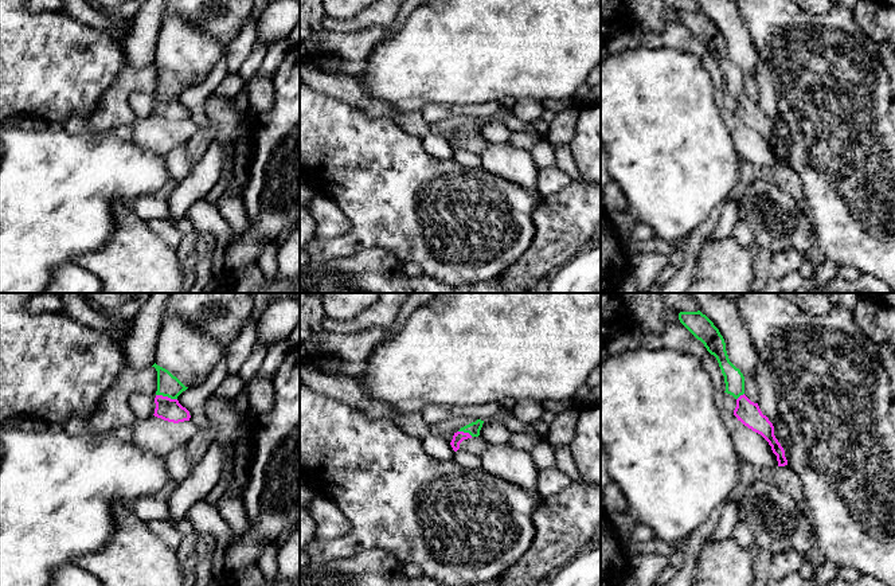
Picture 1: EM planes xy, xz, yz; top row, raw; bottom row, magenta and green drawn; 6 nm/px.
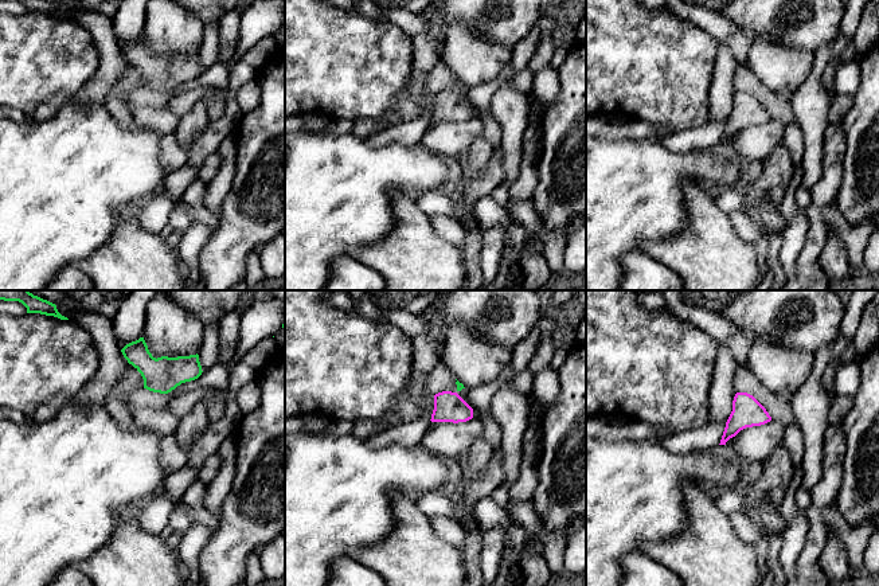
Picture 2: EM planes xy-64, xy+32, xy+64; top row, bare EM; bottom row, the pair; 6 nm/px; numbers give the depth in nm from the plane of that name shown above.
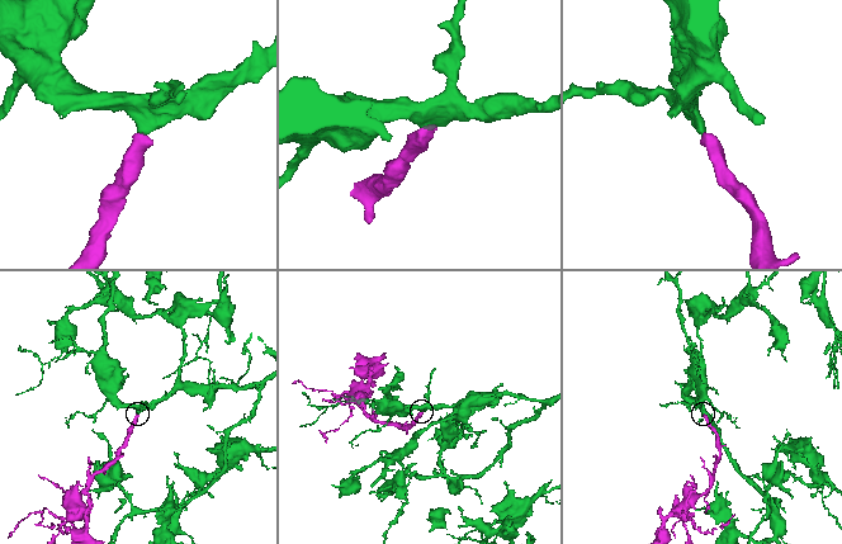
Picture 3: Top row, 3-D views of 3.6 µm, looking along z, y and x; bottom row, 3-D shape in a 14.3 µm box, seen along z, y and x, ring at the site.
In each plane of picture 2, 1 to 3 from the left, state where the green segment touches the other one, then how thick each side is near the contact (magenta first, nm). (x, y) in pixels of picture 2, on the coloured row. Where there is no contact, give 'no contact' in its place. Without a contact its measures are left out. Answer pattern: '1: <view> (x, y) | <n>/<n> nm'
1: no contact
2: no contact
3: no contact

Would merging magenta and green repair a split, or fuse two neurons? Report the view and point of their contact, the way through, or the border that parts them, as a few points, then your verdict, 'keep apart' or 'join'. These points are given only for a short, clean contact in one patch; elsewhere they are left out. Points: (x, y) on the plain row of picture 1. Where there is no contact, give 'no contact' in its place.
meets magenta in xy at (167, 96); runs through xy (167, 108), (167, 96), (169, 85); join

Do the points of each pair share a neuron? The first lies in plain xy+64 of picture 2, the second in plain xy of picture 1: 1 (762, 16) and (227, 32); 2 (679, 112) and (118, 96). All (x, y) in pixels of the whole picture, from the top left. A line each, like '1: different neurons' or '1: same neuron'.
1: same neuron
2: different neurons

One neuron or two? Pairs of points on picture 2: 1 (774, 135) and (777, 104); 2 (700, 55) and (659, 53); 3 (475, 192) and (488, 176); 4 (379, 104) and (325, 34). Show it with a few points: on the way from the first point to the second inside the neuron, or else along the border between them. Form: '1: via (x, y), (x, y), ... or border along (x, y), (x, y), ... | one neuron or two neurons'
1: border along (772, 118), (785, 125) | two neurons
2: via (690, 55), (670, 55) | one neuron
3: via (479, 188), (487, 180) | one neuron
4: via (364, 86), (329, 51) | one neuron

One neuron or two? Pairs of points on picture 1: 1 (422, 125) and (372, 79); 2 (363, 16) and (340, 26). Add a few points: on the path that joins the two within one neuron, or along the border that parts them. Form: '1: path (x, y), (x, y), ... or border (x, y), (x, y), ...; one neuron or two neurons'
1: border (378, 98), (390, 104), (397, 110), (421, 112); two neurons
2: path (358, 22), (346, 26); one neuron

